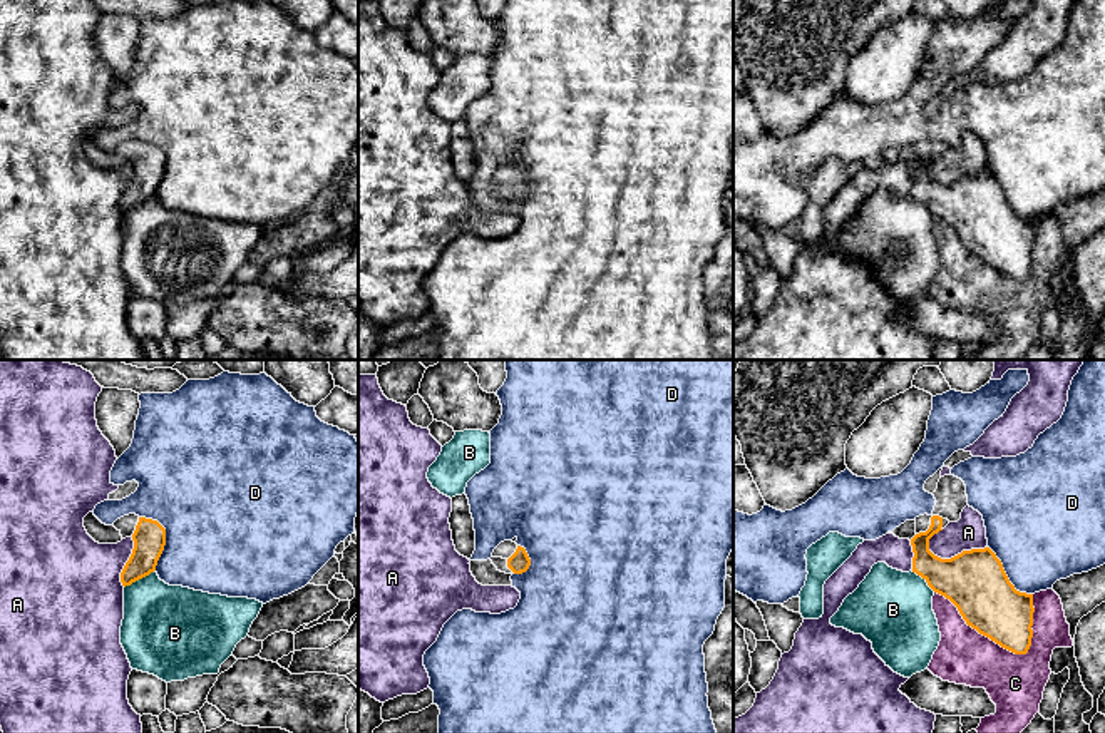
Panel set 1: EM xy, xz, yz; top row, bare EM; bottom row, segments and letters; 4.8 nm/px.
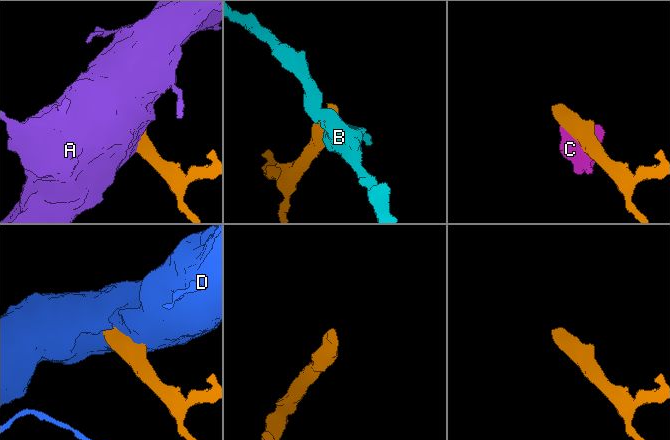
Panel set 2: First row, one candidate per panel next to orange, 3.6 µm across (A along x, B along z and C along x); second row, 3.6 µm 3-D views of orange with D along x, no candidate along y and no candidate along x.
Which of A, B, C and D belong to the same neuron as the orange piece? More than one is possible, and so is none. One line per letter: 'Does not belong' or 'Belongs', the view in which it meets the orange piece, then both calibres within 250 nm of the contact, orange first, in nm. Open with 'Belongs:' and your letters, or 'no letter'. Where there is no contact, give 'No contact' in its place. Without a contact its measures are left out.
Belongs: no letter
A: Does not belong. Touches orange in yz. Thickness 300 nm (orange) against 160 nm
B: Does not belong. Touches orange in xy. Thickness 160 nm (orange) against 380 nm
C: Does not belong. Touches orange in yz. Thickness 300 nm (orange) against 260 nm
D: Does not belong. Touches orange in xy. Thickness 160 nm (orange) against 500 nm

